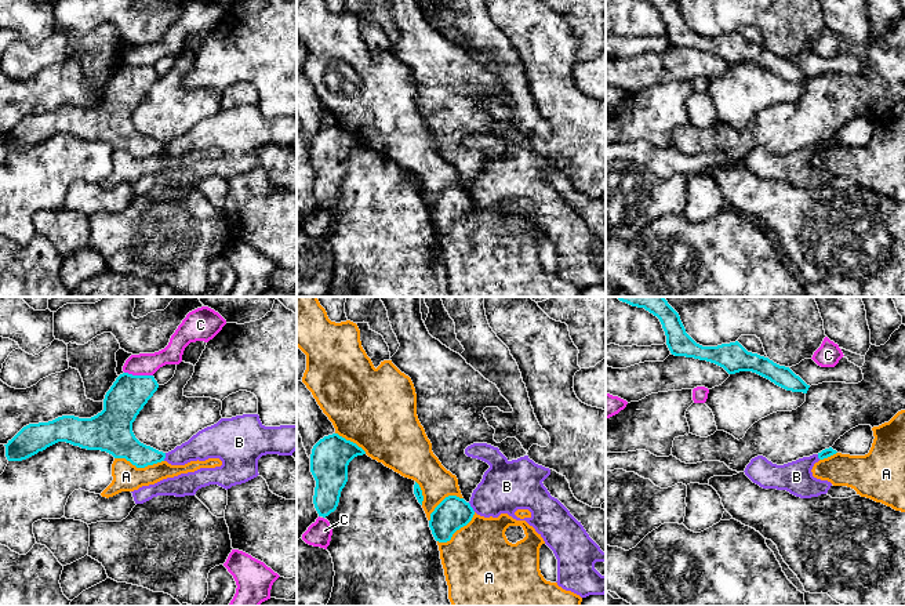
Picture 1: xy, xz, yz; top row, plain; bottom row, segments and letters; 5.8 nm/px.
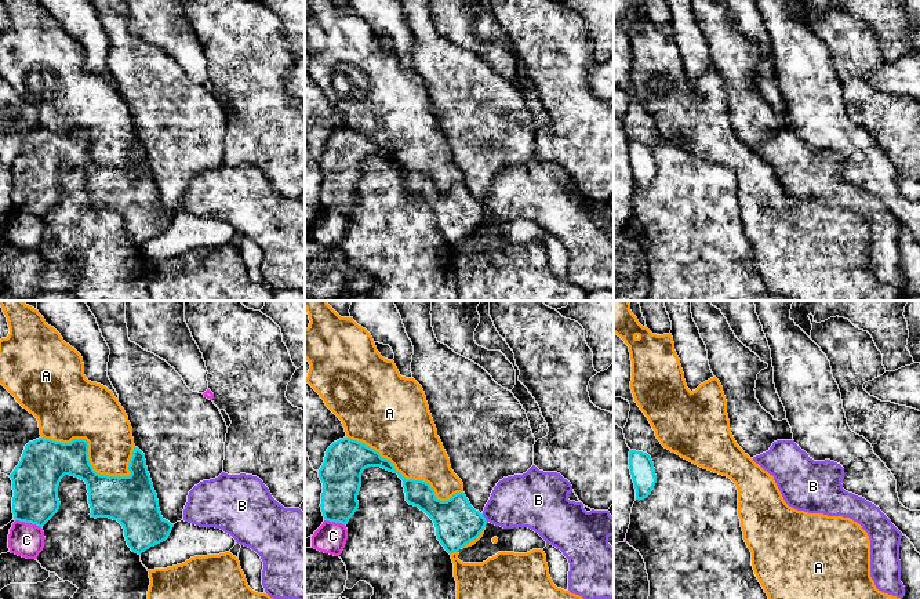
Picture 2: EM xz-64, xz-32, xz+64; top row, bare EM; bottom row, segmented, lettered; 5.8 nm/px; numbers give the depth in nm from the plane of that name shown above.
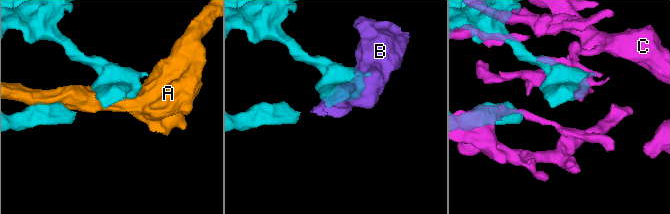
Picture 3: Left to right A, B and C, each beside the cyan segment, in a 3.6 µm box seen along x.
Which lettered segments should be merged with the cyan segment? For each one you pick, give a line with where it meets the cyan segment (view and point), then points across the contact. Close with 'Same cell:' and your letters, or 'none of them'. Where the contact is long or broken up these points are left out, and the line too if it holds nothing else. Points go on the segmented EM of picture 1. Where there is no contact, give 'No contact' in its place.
Same cell: none of them

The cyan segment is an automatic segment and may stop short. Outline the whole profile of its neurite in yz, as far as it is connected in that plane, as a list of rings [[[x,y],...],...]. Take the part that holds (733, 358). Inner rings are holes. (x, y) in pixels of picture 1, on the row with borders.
[[[615,297],[632,306],[644,308],[657,316],[666,335],[666,345],[672,355],[706,360],[723,367],[728,374],[739,371],[756,373],[775,385],[807,393],[807,385],[789,367],[779,366],[768,358],[748,352],[738,341],[717,346],[702,346],[687,333],[679,313],[664,297]]]

